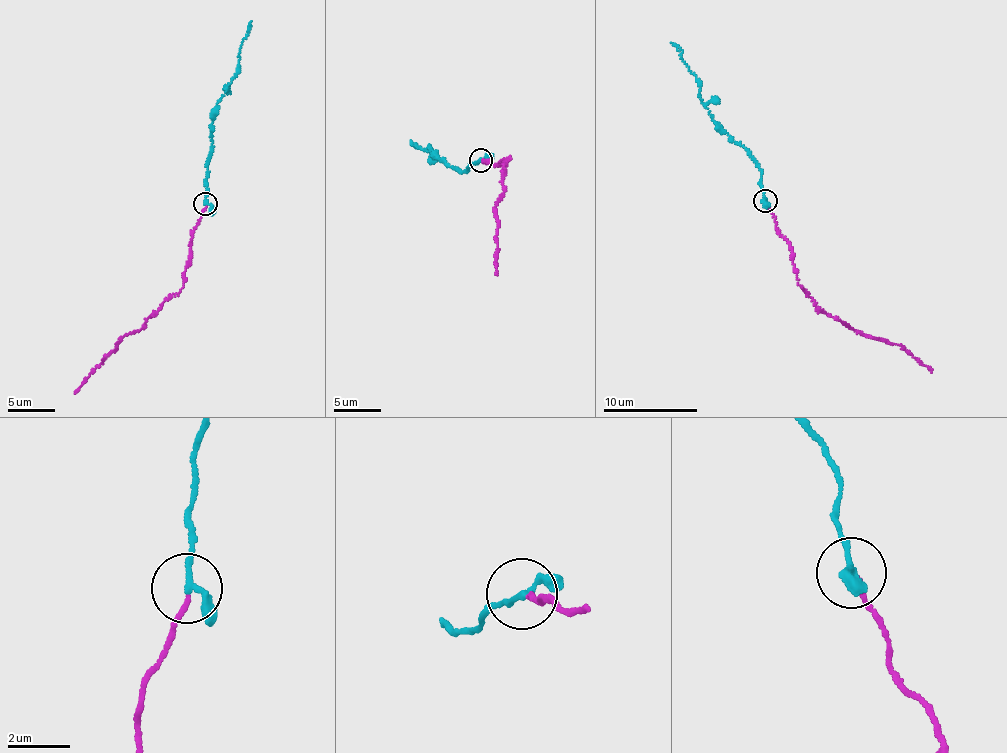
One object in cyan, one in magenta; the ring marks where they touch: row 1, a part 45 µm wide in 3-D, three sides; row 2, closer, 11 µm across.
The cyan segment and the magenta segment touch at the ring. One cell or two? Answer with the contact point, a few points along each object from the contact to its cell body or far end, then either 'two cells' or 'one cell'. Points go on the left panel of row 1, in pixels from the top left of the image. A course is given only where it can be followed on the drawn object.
(205, 204) | cyan via (204, 204), (218, 100), (237, 71), (239, 48), (251, 21) | magenta via (206, 205), (194, 232), (179, 293), (166, 300), (138, 332), (124, 336), (75, 394) | one cell

